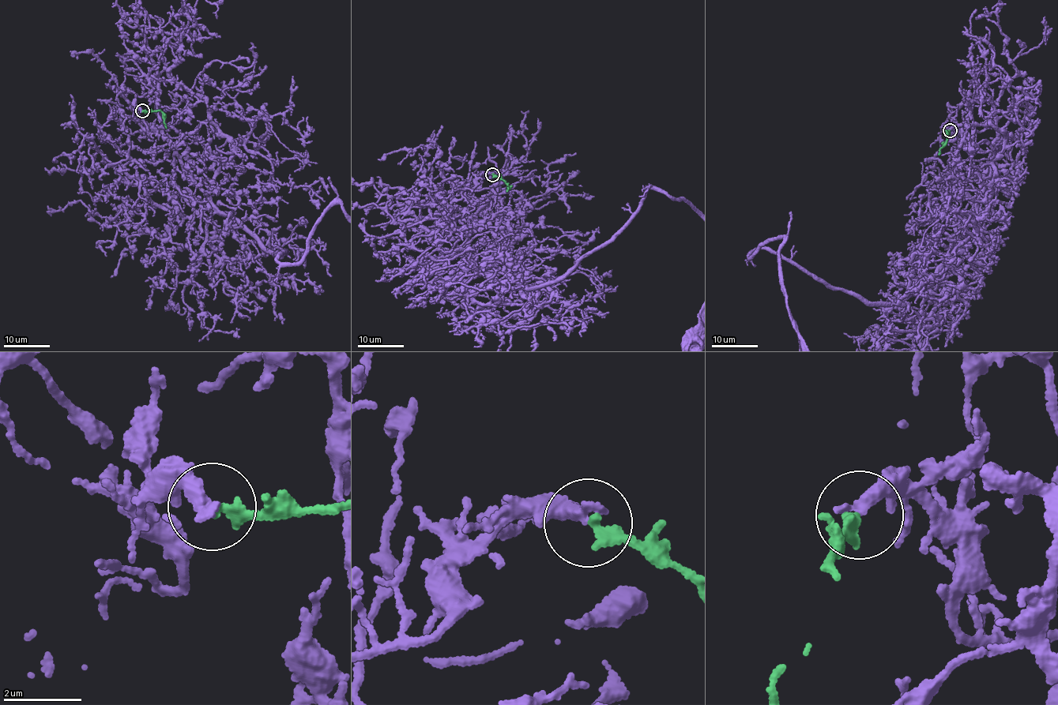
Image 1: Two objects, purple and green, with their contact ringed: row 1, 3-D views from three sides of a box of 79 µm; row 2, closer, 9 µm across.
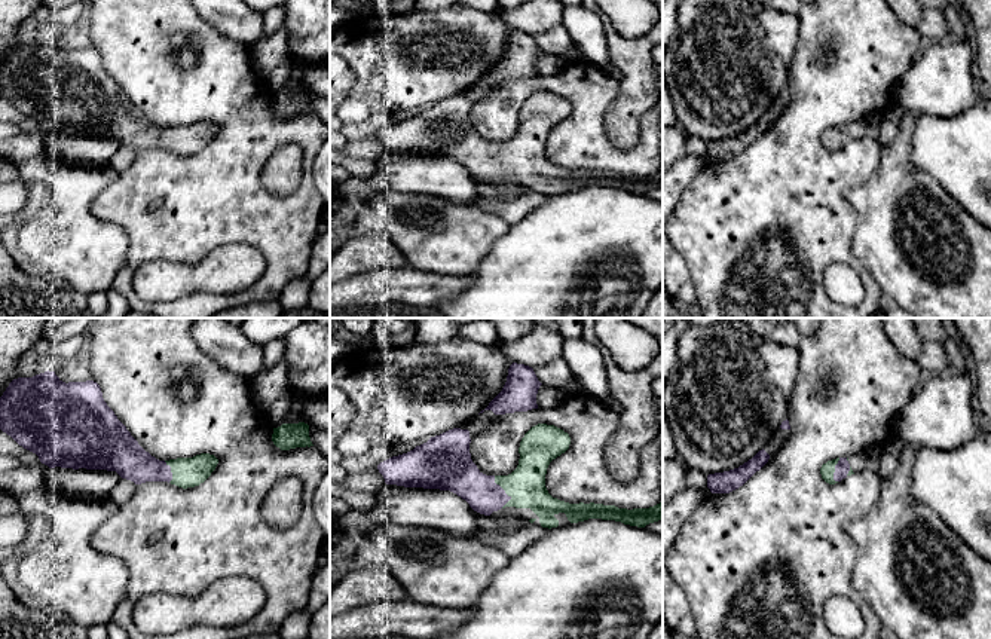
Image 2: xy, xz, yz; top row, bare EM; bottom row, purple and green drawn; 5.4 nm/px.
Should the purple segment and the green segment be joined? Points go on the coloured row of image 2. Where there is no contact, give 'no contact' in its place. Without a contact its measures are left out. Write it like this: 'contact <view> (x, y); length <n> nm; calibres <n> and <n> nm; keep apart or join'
contact xz (504, 492); length 180 nm; calibres 200 and 200 nm; join

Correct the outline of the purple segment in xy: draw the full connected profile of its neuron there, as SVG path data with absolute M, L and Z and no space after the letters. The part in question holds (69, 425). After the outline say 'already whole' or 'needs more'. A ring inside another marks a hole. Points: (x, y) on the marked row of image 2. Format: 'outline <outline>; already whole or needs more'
outline M55 372L13 379L0 397L0 429L19 446L36 453L49 468L116 471L135 484L168 481L187 489L204 483L218 459L209 453L159 461L146 452L103 398L94 380L62 382Z; needs more

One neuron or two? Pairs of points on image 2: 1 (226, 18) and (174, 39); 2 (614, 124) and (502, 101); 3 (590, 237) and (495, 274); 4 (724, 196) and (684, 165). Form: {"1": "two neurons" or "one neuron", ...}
{"1": "two neurons", "2": "two neurons", "3": "one neuron", "4": "two neurons"}

